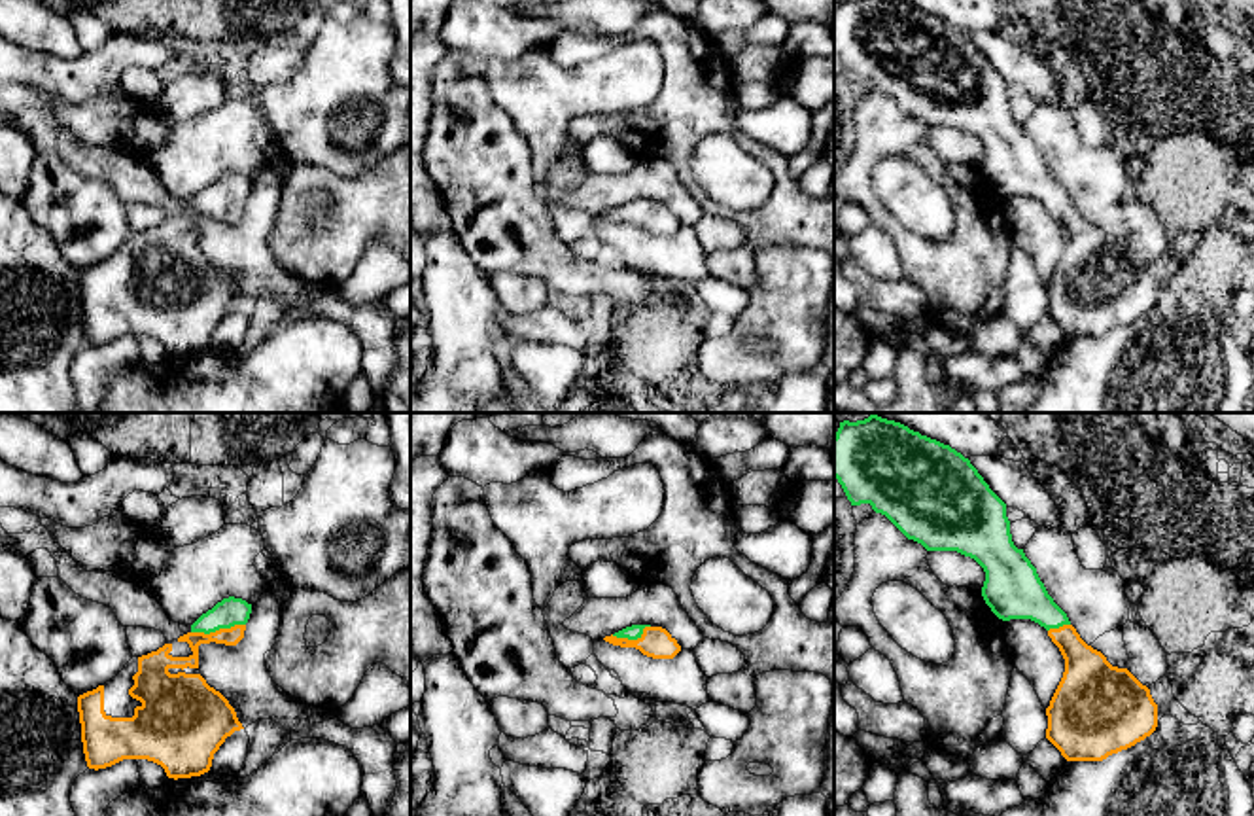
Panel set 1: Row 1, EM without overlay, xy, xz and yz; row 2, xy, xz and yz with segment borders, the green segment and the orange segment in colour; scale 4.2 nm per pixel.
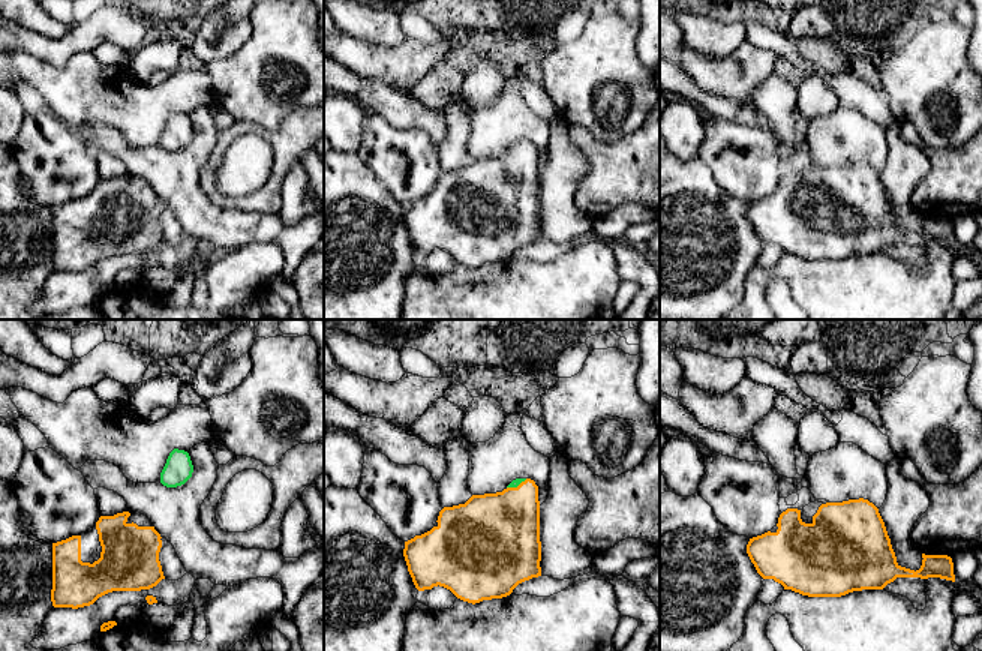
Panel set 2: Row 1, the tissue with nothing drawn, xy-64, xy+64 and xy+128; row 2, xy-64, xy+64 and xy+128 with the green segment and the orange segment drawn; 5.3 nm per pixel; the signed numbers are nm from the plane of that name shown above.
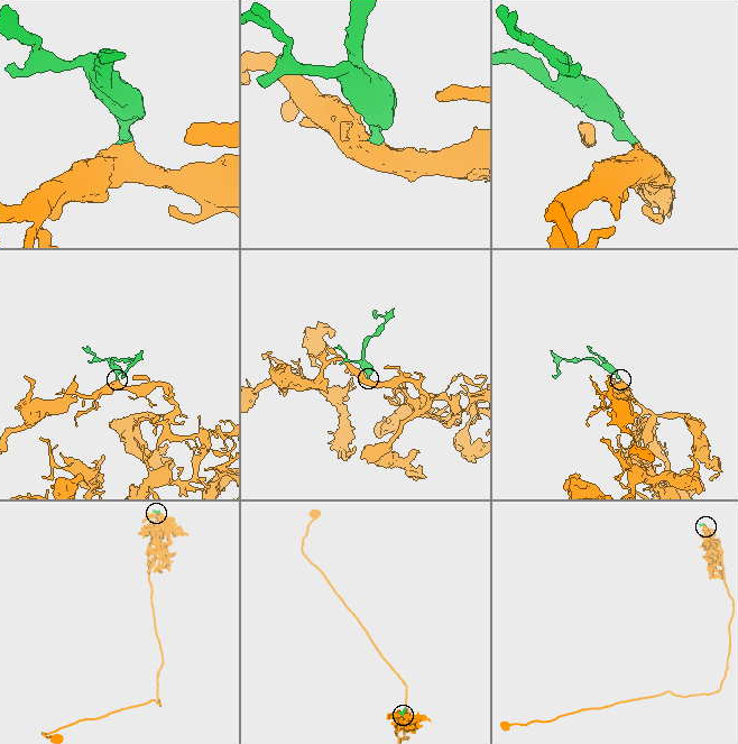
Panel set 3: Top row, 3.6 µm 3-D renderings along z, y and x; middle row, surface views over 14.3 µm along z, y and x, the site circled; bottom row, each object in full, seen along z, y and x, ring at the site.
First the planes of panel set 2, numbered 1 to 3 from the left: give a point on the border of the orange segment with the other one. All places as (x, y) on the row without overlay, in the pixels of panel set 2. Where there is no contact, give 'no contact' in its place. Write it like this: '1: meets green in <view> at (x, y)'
1: no contact
2: meets green in xy+64 at (516, 150)
3: no contact

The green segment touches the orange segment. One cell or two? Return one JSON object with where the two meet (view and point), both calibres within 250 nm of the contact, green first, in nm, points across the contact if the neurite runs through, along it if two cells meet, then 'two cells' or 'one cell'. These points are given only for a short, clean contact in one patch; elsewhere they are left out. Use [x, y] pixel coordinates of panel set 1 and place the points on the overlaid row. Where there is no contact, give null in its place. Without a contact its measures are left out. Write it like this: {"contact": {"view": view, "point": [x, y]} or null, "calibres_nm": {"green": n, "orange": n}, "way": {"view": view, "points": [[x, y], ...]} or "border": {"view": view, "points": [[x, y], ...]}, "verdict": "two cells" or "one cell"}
{"contact": {"view": "xy", "point": [218, 629]}, "calibres_nm": {"green": 120, "orange": 80}, "way": {"view": "xy", "points": [[229, 612], [218, 629], [229, 637]]}, "verdict": "one cell"}

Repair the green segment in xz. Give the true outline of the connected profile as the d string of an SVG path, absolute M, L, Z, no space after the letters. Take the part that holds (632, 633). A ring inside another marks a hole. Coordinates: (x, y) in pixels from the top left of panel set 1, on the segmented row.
M632 625L603 640L620 647L636 647L653 659L673 659L681 651L681 646L666 629L651 625Z

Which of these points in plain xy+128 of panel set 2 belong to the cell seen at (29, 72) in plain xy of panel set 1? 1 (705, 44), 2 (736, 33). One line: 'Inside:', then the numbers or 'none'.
Inside: none

